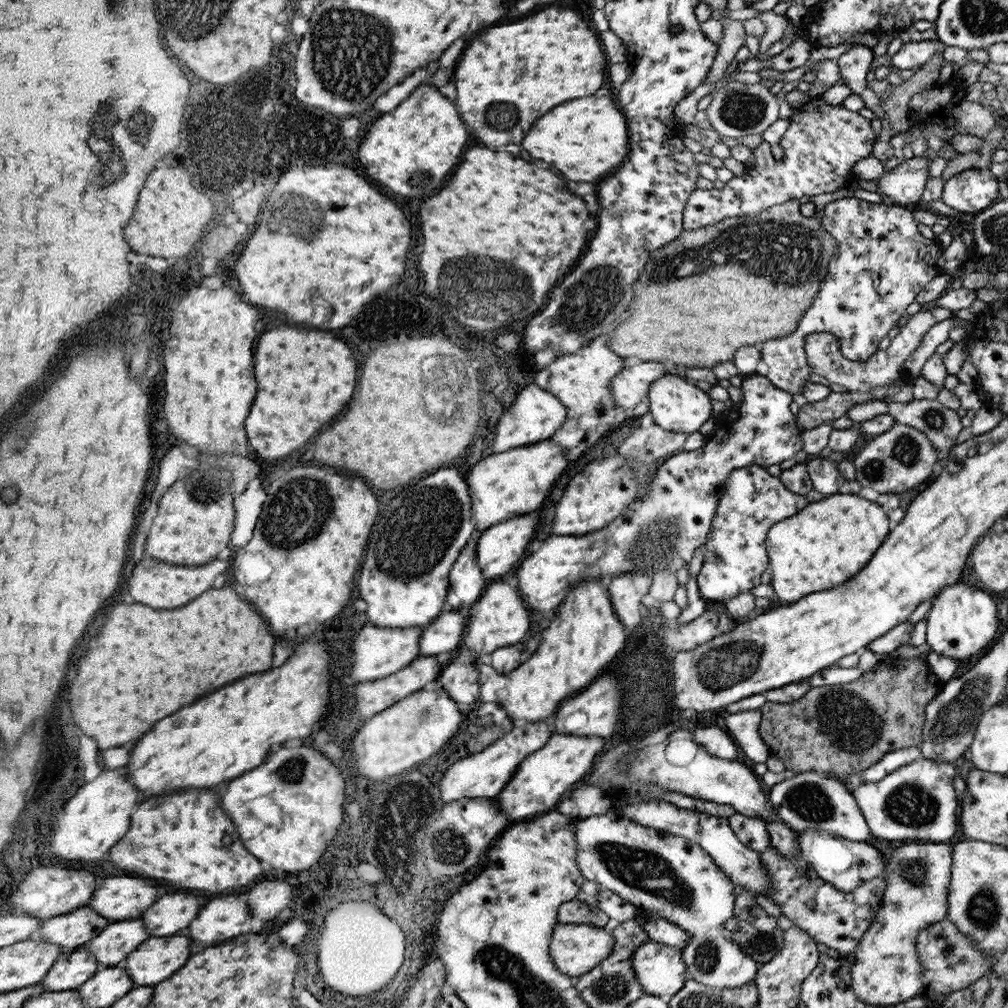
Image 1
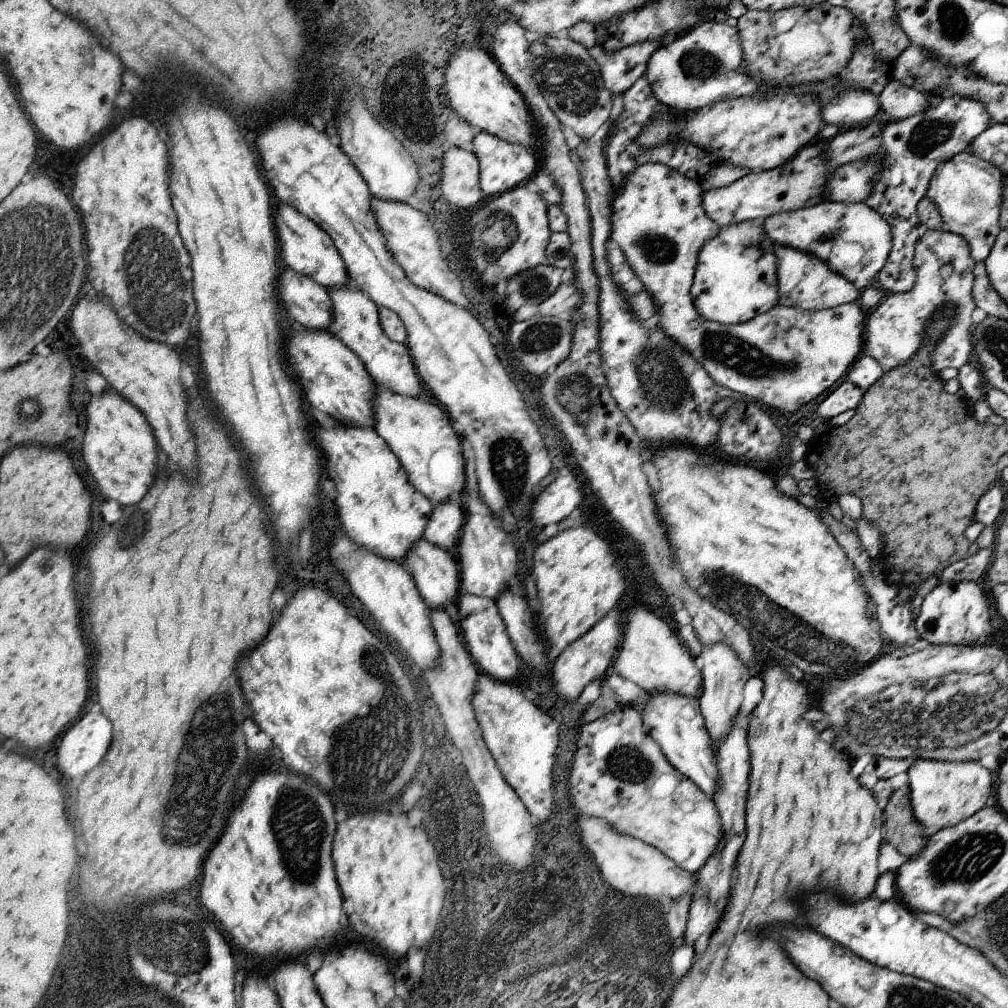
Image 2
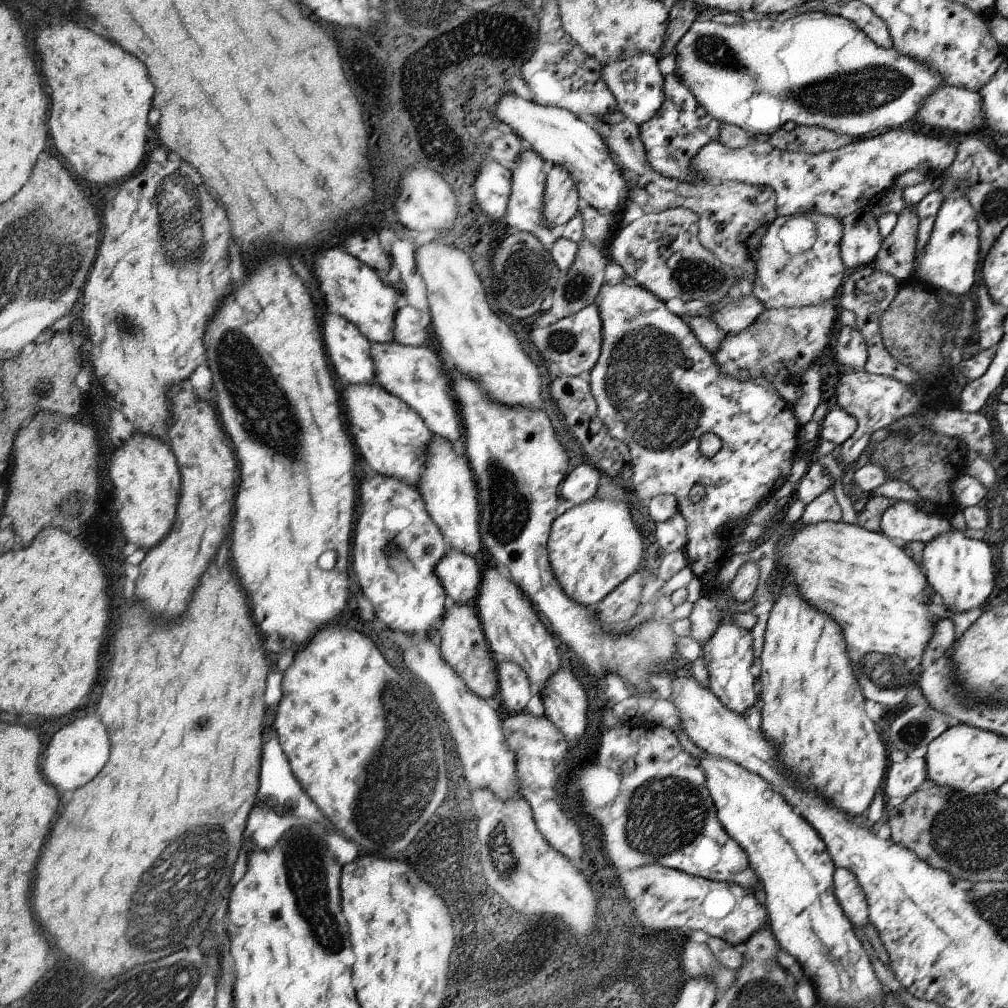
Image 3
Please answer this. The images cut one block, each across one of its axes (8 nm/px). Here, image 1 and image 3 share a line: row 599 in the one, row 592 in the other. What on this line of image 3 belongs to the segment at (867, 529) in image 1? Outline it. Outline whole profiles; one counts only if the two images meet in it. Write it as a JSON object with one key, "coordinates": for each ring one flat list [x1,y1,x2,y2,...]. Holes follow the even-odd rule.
{"coordinates":[[787,580,779,590,765,624,765,642,759,656,761,700,757,714,761,714,765,734,777,742,777,750,781,750,781,762,789,764,793,776,807,790,821,792,825,798,829,798,829,802,835,802,855,818,863,814,873,794,879,792,877,786,881,784,885,772,887,754,875,732,875,724,863,712,863,696,845,648,847,644,831,614,811,606,803,596,801,586,795,586,791,580]]}

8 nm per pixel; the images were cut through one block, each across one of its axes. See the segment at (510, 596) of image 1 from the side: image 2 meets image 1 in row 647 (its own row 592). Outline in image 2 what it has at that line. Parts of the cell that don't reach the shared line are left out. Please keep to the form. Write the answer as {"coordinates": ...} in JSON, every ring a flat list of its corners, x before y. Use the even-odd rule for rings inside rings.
{"coordinates":[[465,514,465,524,461,528,459,546,455,552,455,558,459,560,461,568,461,588,463,594,499,600,505,592,509,592,511,580,515,576,517,568,517,552,505,532,497,526,493,526,489,516,483,514]]}

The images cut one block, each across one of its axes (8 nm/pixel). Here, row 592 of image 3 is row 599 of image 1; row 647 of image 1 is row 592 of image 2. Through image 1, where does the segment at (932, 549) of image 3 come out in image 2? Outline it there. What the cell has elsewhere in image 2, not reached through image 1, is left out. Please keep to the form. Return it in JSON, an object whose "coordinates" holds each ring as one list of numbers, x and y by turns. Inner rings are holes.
{"coordinates":[[987,580,979,582,949,582,937,584,929,594,925,594,919,614,915,618,915,628,921,636,921,644,937,646,969,646,985,640,989,634,989,602,985,596]]}

